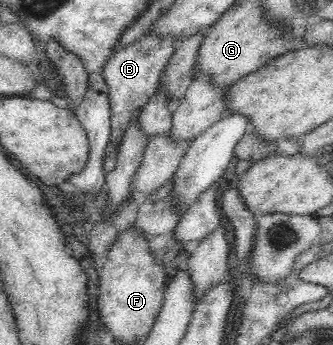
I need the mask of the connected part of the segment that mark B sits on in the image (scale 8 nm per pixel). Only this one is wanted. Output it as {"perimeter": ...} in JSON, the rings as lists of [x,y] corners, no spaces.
{"perimeter":[[[143,34],[134,42],[127,44],[124,48],[117,49],[105,66],[101,68],[101,73],[105,82],[109,85],[108,95],[111,111],[111,134],[110,141],[103,157],[103,170],[105,173],[113,171],[117,163],[117,156],[123,141],[127,126],[131,118],[141,111],[147,101],[156,93],[169,57],[175,51],[175,45],[178,43],[175,34]]]}

